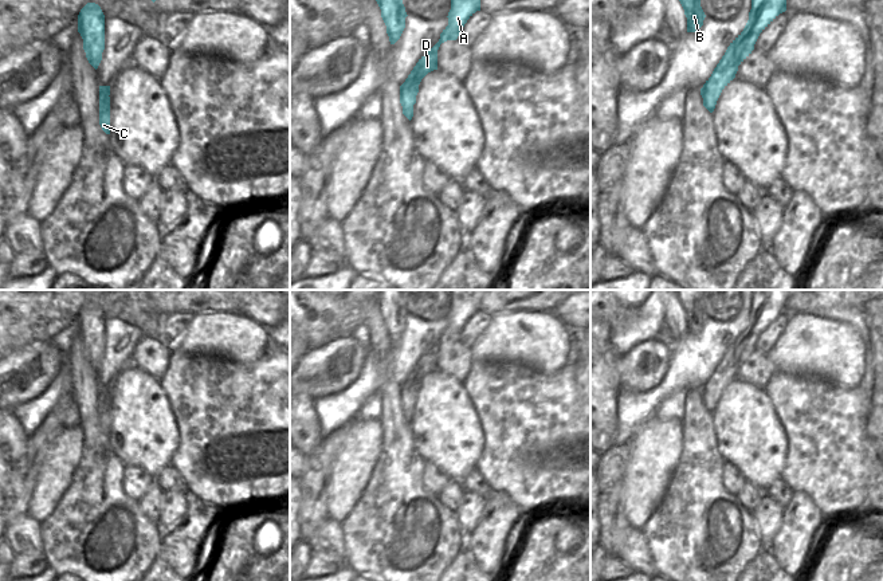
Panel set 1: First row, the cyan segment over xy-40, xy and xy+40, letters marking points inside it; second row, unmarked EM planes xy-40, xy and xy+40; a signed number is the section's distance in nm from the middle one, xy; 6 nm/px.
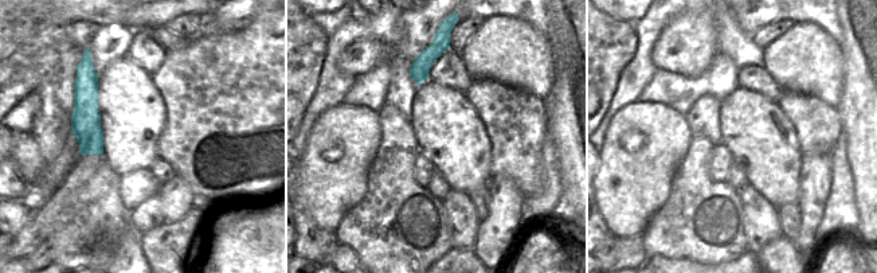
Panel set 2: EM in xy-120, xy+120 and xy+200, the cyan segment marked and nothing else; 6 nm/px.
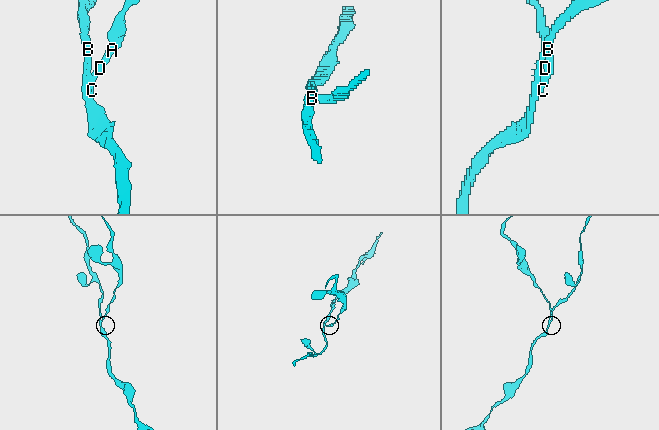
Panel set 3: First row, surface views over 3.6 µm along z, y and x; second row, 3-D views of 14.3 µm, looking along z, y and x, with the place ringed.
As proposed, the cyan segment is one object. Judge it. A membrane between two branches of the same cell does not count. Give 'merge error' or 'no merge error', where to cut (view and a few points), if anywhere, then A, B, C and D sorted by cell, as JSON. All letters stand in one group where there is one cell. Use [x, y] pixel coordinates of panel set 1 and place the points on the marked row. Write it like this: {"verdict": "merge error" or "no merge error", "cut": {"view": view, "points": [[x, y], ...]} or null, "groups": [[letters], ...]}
{"verdict": "merge error", "cut": {"view": "xy+40", "points": [[701, 90], [709, 94], [714, 105]]}, "groups": [["A", "D"], ["B", "C"]]}

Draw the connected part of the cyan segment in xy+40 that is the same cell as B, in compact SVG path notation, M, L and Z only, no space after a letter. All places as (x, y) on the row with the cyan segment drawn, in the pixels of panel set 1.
M679 0L687 17L687 32L696 32L706 17L700 0Z

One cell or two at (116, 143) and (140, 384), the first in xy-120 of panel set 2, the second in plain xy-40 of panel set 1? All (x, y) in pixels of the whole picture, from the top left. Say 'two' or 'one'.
one

